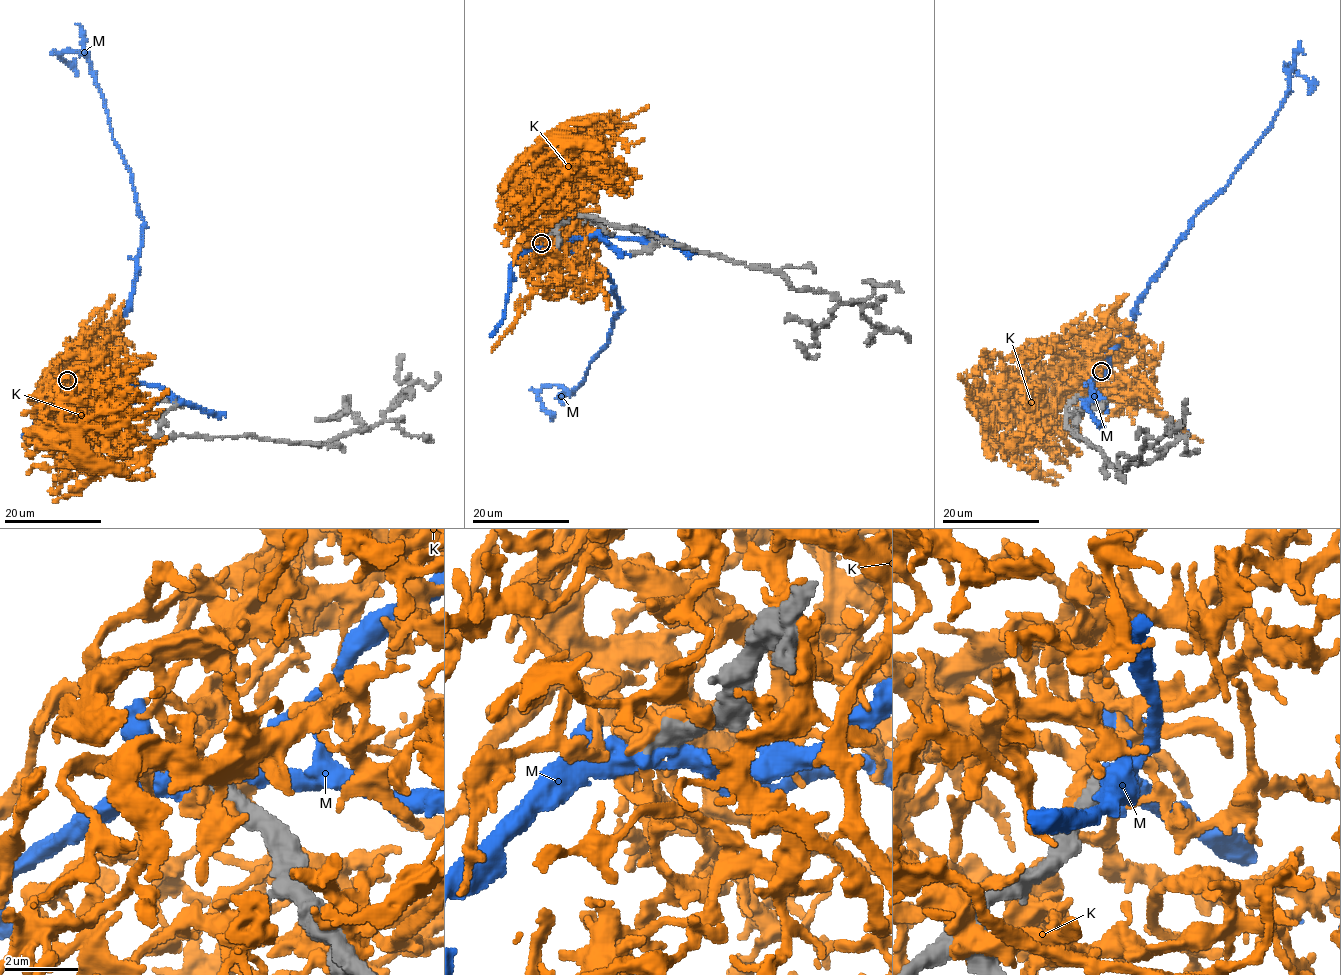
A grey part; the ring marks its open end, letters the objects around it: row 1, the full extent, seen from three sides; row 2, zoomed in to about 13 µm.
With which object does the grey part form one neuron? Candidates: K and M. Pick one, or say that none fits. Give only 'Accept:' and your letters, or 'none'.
Accept: none

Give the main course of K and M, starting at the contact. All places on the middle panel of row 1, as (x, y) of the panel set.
K: (540, 243), (526, 223), (579, 168), (569, 148), (600, 149), (577, 149), (633, 193)
M: (540, 244), (568, 248), (605, 272), (619, 308), (581, 382), (538, 393), (554, 411)

